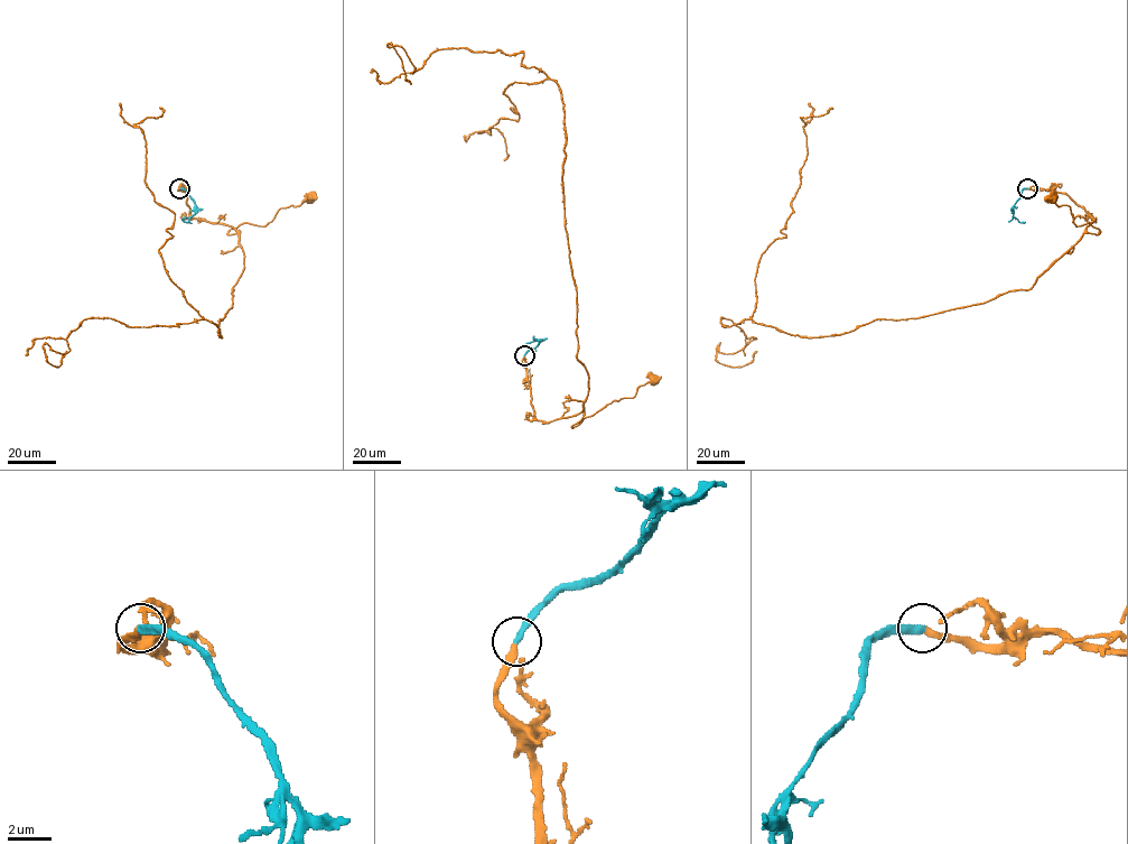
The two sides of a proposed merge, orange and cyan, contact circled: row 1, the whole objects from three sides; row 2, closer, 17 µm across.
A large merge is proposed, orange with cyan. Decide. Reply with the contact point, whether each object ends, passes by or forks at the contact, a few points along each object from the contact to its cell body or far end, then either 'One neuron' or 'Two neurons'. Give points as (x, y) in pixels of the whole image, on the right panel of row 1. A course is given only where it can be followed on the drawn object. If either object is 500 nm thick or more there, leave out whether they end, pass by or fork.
Place: (1027, 188). At the ring orange passes by. At the ring cyan ends. Course of orange: (1028, 188), (1065, 193), (1094, 220), (1083, 231), (1098, 233), (1089, 223), (1077, 225), (1070, 207), (1053, 196). Course of cyan: (1027, 188), (1022, 189), (1012, 210), (1013, 215), (1024, 223). One neuron

